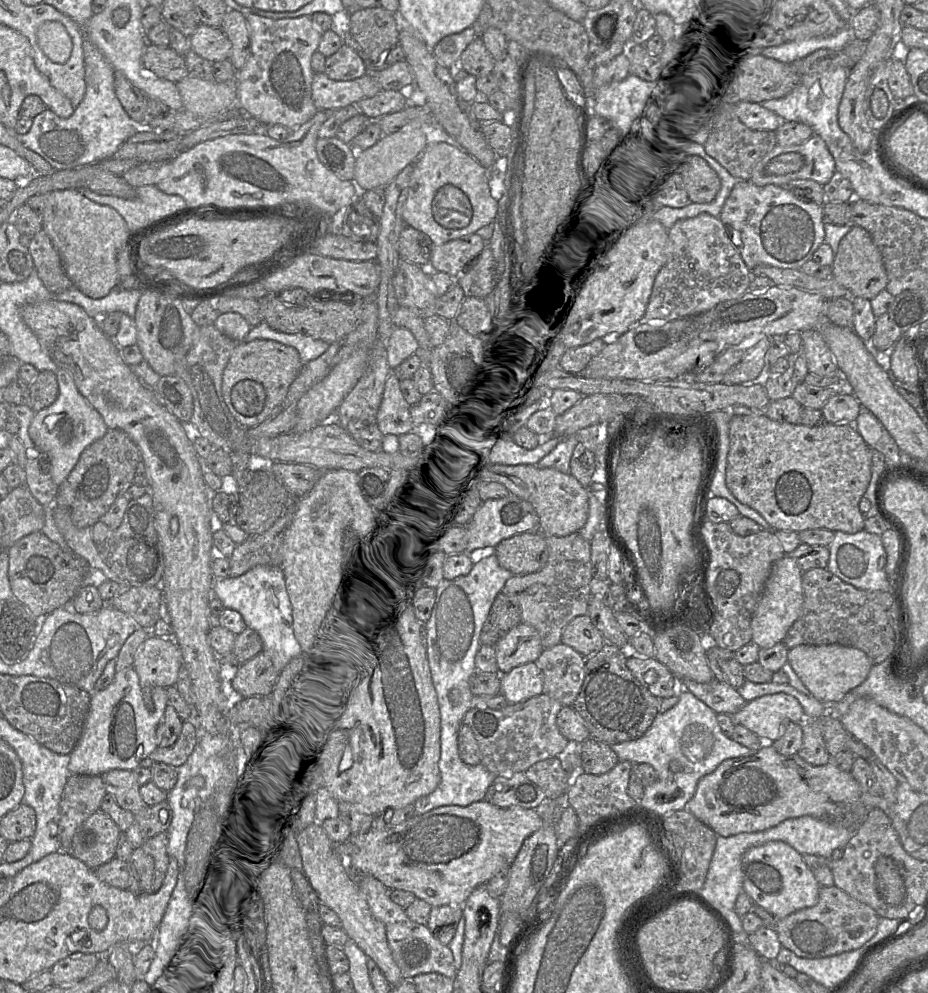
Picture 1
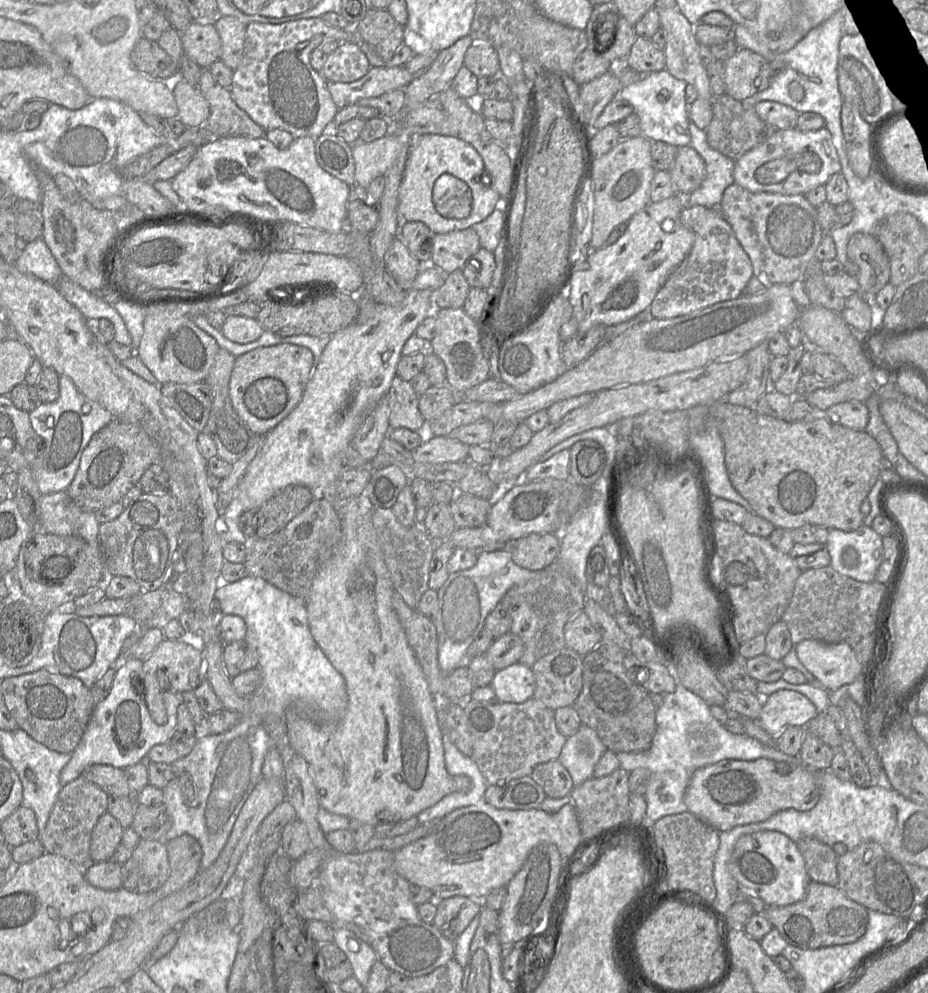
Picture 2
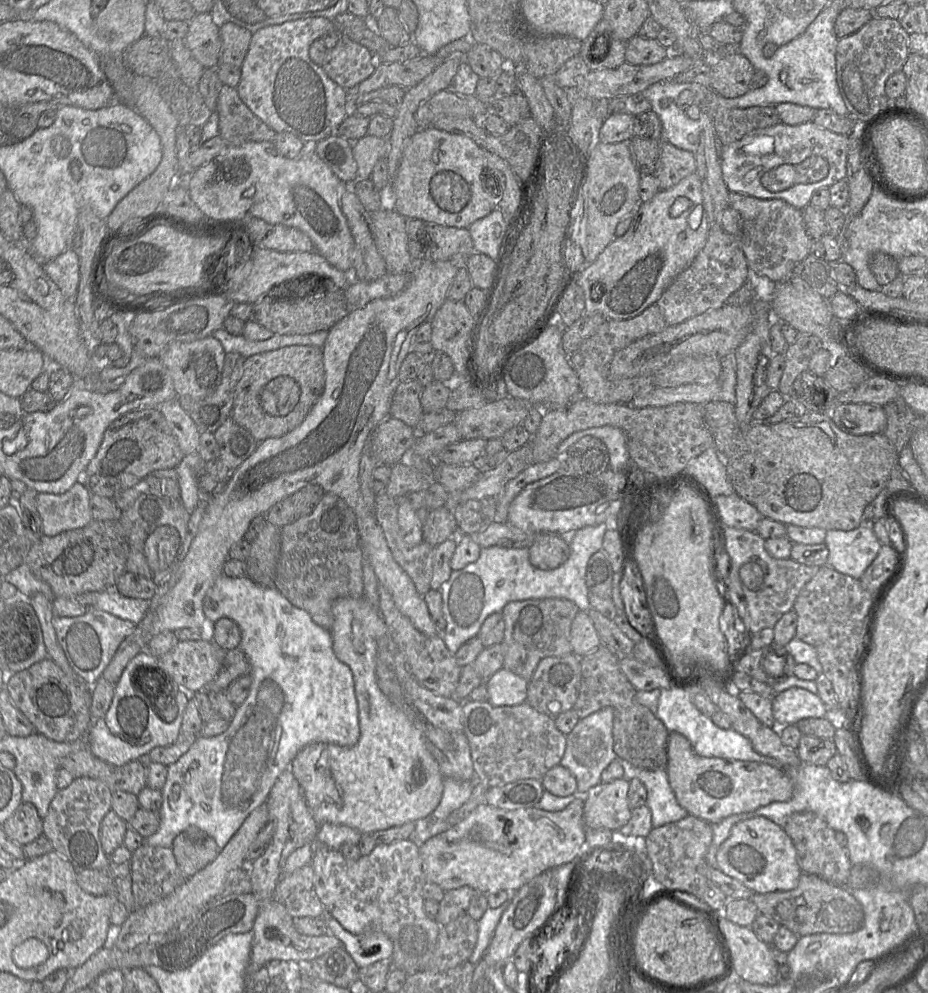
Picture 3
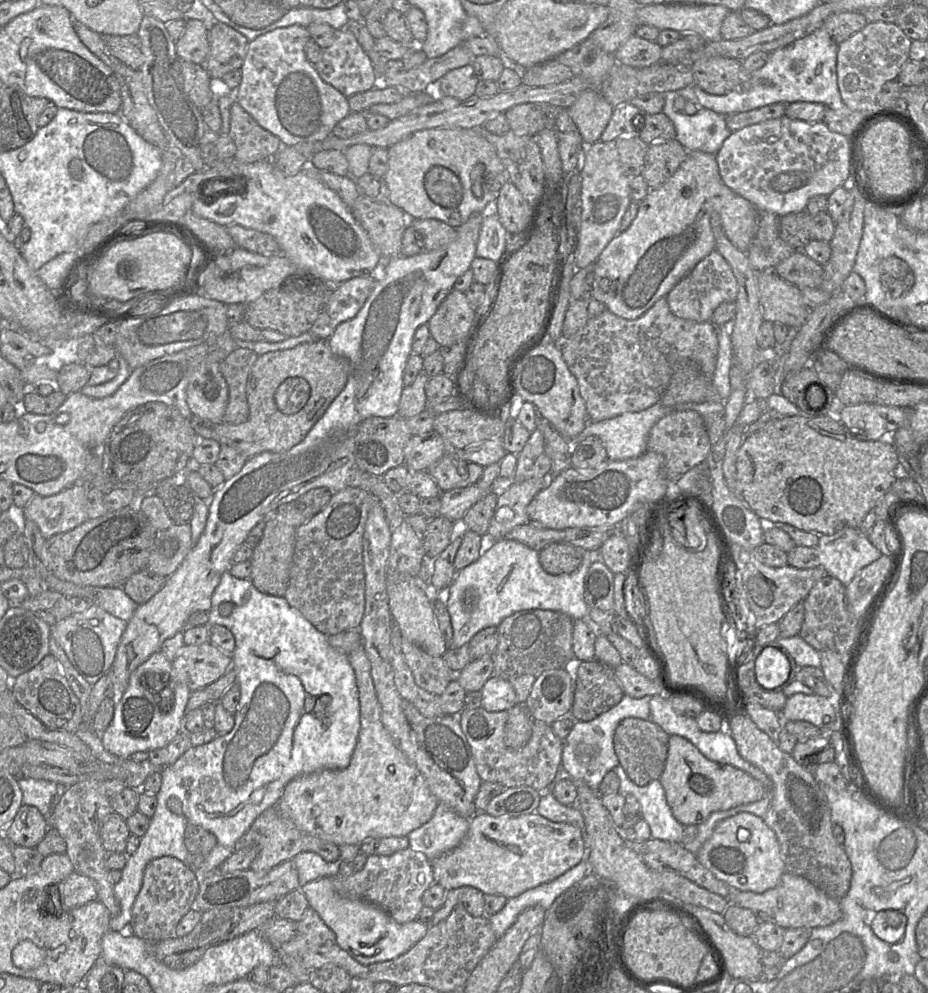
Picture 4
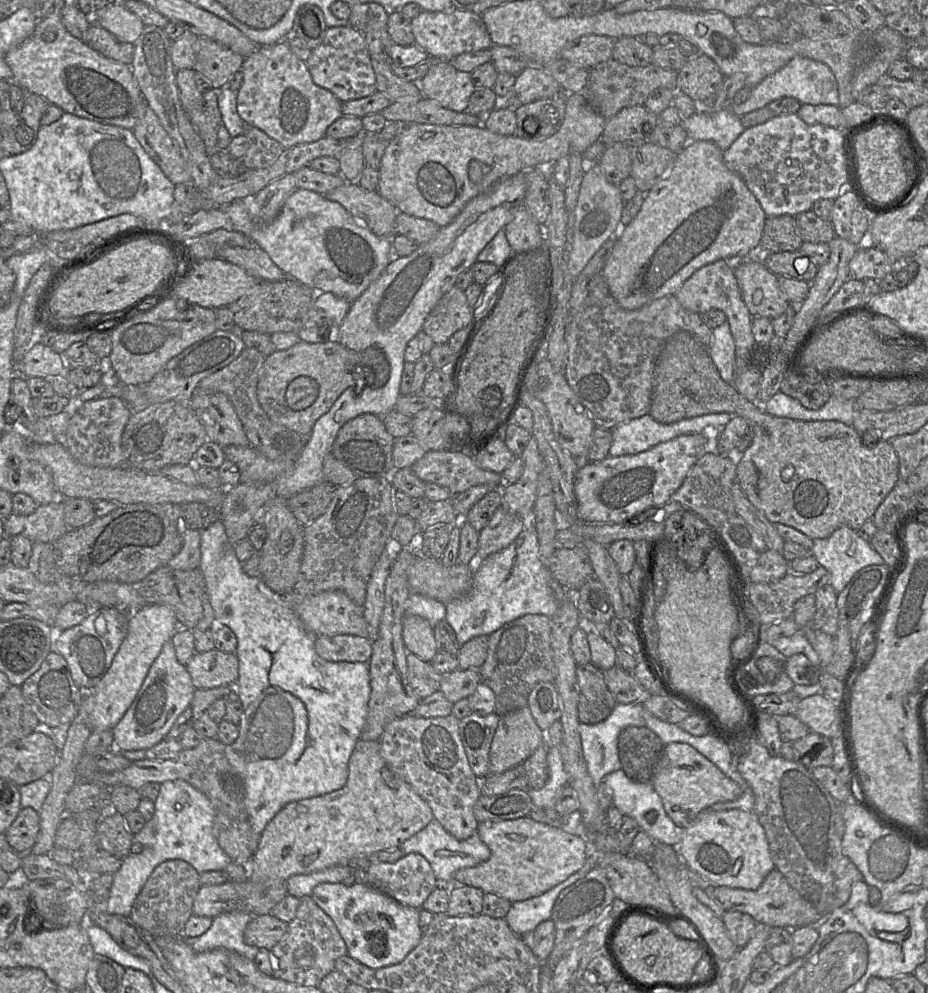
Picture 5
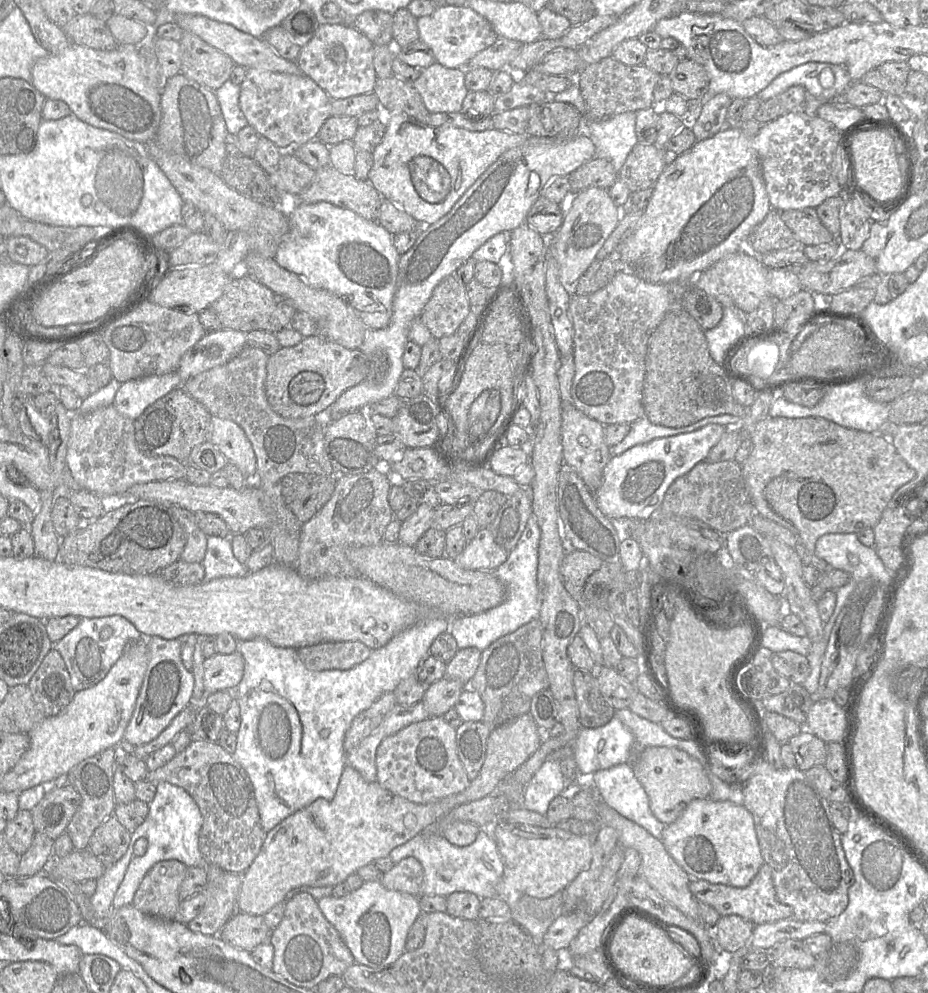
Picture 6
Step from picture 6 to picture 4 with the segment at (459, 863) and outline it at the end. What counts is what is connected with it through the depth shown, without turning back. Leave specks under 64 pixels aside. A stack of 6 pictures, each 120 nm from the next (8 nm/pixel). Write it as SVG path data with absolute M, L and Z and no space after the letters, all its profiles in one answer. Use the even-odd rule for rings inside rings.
M439 803L433 817L407 835L409 848L425 854L432 861L456 848L466 836L469 826L470 819Z

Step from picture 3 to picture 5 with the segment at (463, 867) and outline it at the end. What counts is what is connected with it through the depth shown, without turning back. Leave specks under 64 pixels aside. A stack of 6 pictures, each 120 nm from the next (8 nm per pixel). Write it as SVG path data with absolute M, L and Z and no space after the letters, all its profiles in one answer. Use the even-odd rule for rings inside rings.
M530 816L513 820L481 822L478 825L477 834L489 847L490 858L476 866L456 871L453 875L453 882L479 888L484 893L493 893L511 903L539 896L563 882L584 866L589 854L589 844L586 839L535 821Z

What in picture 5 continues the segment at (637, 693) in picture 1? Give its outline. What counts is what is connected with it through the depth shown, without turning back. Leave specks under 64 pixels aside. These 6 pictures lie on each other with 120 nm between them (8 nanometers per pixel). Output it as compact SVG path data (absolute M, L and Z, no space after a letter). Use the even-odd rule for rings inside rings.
M590 662L577 665L576 678L579 686L579 721L587 725L603 722L617 705L606 684L604 672ZM627 726L618 737L622 769L634 782L650 782L664 750L660 737L647 726Z

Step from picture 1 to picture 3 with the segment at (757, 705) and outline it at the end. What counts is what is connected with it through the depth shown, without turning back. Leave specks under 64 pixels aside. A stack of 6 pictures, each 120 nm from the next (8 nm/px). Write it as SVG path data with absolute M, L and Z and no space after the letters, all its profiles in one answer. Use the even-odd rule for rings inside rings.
M792 687L772 698L772 712L778 727L783 727L806 718L823 718L827 707L817 694Z

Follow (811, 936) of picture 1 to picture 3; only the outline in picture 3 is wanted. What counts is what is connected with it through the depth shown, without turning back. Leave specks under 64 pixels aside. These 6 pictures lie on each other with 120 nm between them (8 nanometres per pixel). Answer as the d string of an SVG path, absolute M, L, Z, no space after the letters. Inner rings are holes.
M802 873L793 890L755 893L749 900L756 905L759 914L773 918L798 937L820 933L850 934L858 931L864 921L862 906L849 889L813 874Z

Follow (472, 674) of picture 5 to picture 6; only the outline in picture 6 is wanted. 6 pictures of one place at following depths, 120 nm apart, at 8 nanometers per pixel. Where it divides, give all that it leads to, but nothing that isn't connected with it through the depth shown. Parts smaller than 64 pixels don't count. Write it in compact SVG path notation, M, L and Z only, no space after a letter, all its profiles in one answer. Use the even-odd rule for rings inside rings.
M444 677L429 685L422 699L429 716L443 717L449 709L455 706L466 687L468 685L448 677Z

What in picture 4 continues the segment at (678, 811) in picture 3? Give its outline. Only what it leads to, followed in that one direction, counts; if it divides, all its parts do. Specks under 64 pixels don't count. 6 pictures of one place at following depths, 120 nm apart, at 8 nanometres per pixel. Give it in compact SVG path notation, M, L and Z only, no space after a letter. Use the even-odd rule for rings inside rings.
M620 764L613 771L620 779L619 793L624 796L632 794L640 802L642 818L649 824L651 838L682 843L685 826L674 817L659 779L638 786Z

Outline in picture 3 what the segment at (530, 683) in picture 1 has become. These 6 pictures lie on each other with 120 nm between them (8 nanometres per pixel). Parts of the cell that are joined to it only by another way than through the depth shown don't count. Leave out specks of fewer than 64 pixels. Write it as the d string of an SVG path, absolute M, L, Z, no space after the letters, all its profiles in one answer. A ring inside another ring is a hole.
M504 667L485 684L493 706L515 706L526 702L529 682Z

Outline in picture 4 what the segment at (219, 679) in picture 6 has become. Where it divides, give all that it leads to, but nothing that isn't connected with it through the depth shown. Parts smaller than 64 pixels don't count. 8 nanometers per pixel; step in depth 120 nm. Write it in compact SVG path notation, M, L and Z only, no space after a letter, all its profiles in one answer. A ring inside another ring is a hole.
M209 642L200 645L184 645L174 660L170 676L173 682L184 683L191 692L205 688L222 677L232 666L232 655Z

